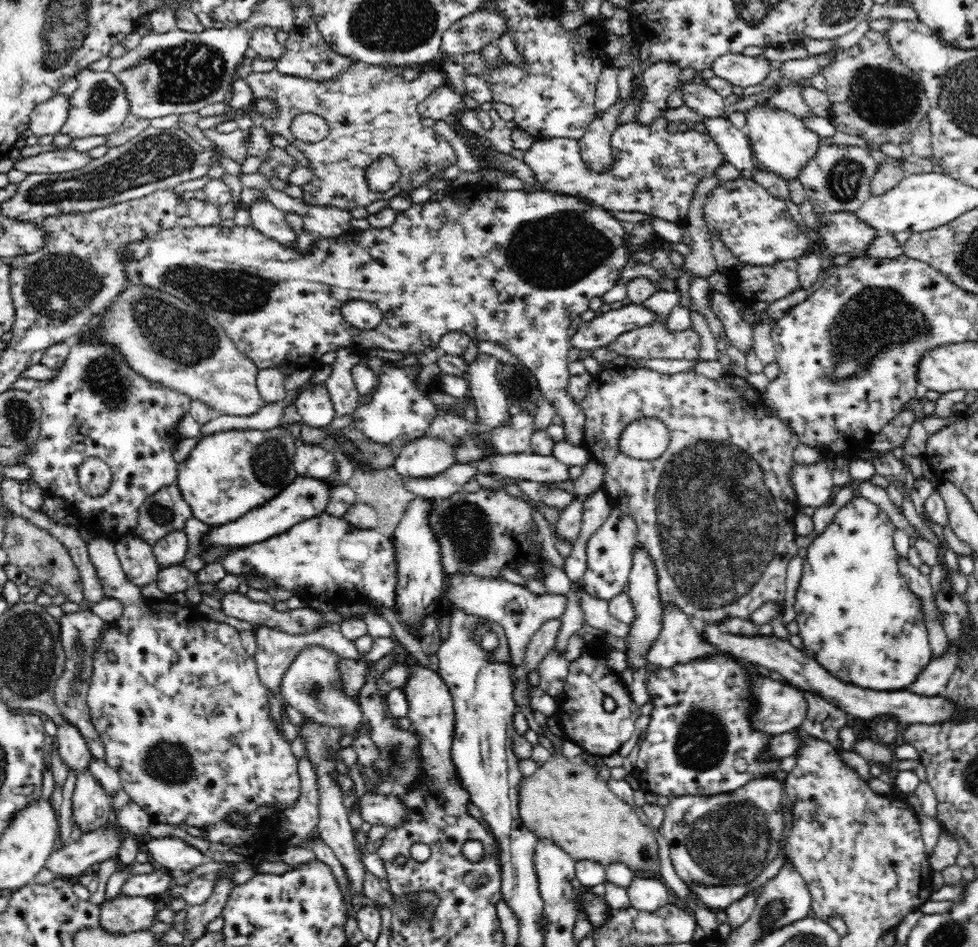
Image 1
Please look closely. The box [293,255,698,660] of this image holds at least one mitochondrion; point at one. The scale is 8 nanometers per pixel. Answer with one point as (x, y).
(465, 528)

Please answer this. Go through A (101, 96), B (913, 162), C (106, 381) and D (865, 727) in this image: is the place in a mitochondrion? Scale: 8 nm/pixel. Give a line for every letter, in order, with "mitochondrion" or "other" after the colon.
A: mitochondrion
B: other
C: mitochondrion
D: other

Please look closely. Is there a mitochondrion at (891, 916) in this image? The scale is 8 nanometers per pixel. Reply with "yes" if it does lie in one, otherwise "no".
no

